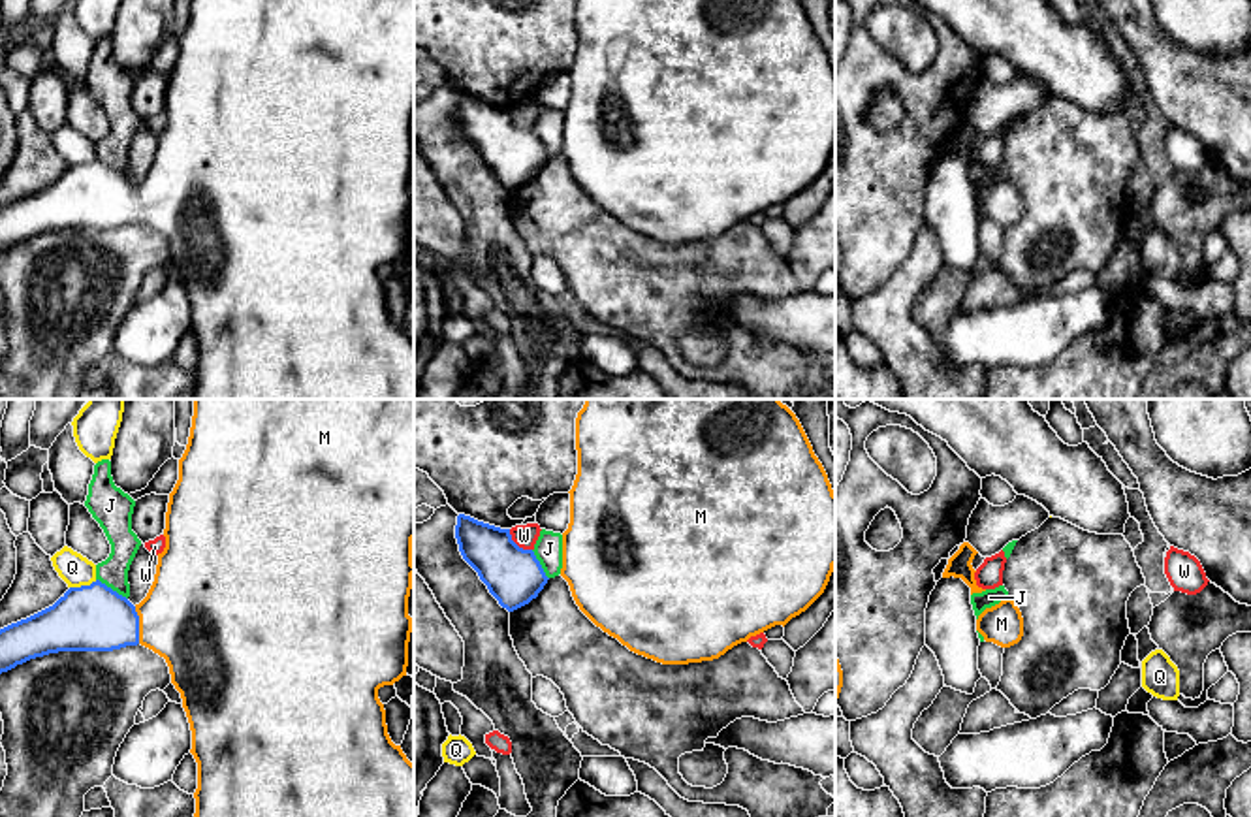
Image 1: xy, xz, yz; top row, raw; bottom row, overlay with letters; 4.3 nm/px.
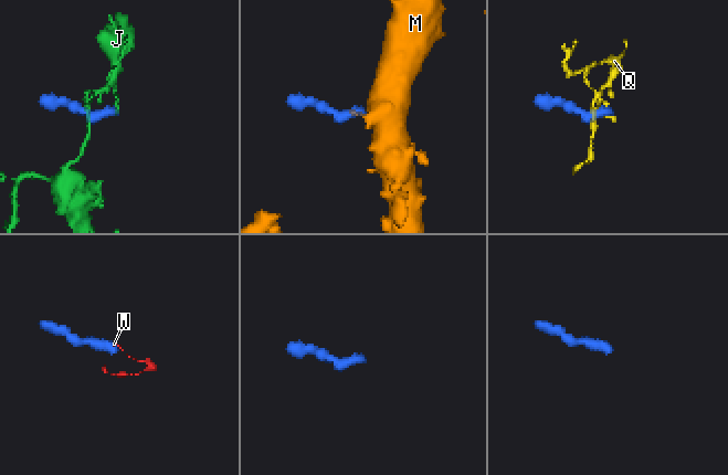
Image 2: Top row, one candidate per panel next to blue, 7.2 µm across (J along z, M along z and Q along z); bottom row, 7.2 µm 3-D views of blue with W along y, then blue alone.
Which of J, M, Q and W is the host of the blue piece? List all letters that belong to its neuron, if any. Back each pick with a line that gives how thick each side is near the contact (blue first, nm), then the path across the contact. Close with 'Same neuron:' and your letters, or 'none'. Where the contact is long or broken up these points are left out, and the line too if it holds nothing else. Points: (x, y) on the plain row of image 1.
M: 280/440 nm | across xy (91, 196), (138, 204), (194, 194)
Same neuron: M

